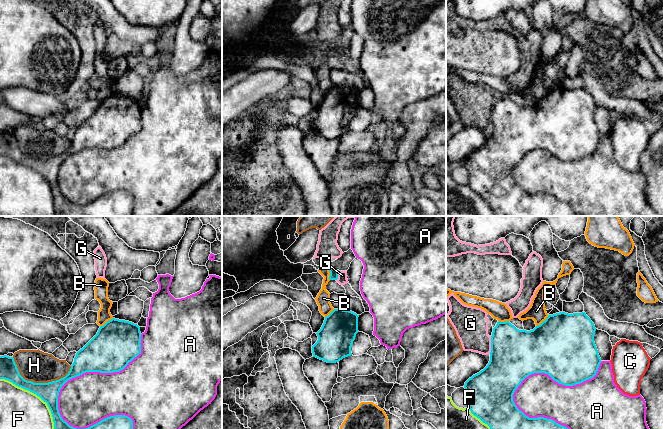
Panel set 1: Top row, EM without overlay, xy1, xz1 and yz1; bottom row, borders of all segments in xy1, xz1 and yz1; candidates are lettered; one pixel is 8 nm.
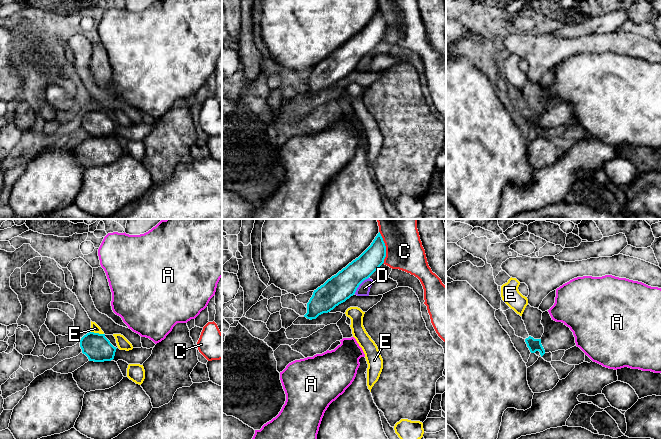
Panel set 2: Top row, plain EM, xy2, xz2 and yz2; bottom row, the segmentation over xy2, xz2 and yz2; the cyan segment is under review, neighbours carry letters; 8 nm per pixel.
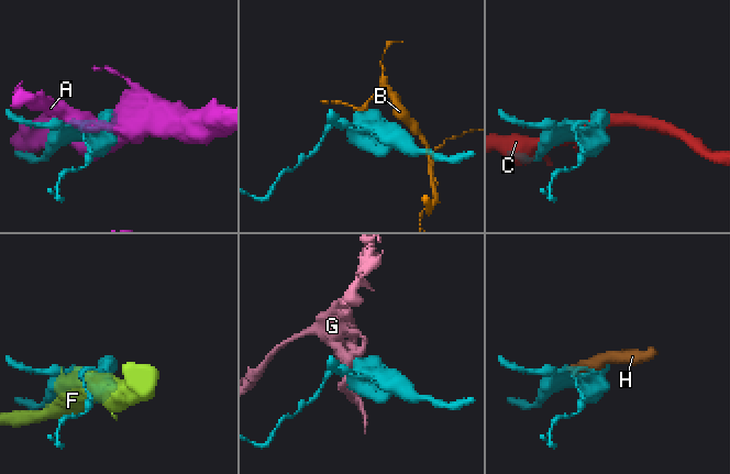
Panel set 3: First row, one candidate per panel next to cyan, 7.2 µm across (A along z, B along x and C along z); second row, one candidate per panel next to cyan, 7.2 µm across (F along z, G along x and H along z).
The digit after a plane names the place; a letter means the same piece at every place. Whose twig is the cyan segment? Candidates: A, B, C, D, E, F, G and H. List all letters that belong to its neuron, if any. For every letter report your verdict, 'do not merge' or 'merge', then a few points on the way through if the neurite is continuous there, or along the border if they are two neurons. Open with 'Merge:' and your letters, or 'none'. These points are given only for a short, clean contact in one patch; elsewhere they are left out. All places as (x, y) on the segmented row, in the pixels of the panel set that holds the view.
Merge: none
A: do not merge
B: do not merge
C: do not merge
D: do not merge
E: do not merge | along xy2 (91, 331), (103, 334)
F: do not merge
G: do not merge
H: do not merge

